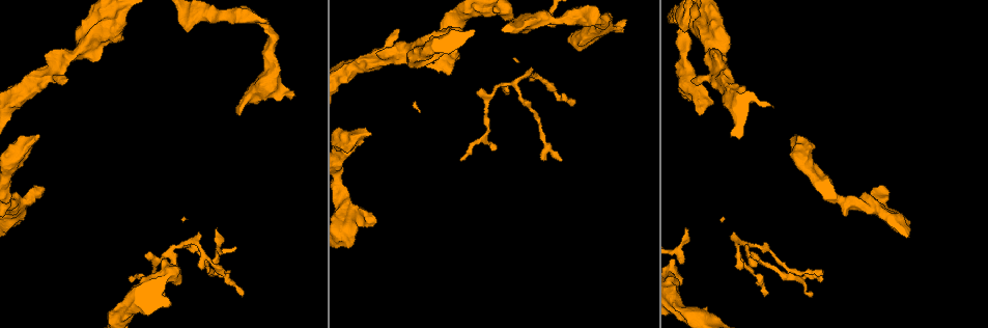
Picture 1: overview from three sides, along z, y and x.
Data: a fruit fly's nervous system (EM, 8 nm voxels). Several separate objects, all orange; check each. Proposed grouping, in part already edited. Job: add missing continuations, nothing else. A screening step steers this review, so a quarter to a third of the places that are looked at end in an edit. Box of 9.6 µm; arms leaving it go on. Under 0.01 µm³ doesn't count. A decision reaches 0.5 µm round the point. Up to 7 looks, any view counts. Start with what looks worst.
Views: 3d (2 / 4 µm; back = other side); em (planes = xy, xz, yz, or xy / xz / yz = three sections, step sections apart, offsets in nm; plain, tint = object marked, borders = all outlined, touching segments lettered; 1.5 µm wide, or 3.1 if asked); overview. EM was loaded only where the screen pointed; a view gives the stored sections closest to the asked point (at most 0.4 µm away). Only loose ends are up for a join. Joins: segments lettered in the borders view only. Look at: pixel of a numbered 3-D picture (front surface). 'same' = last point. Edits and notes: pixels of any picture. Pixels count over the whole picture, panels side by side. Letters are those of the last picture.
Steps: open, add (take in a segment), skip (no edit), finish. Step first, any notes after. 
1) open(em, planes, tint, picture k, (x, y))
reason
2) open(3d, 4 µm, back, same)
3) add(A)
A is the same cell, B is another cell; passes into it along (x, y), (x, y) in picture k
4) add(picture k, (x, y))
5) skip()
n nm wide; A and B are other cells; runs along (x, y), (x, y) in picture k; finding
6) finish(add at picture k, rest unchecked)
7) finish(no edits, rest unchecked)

open(3d, 4 µm, picture 1, (293, 95))
free end

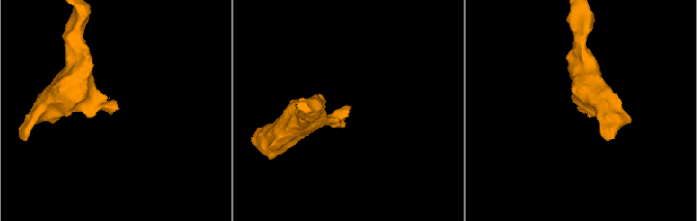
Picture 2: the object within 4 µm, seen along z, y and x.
open(em, planes, borders, picture 2, (348, 108))

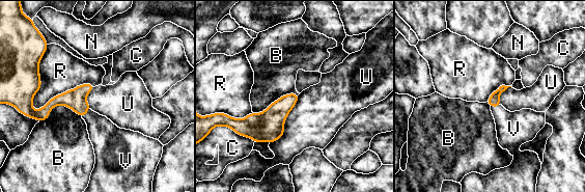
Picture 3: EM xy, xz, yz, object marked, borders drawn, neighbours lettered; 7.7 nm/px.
add(V)
R touches over 500 nm; V is the same cell, B, C, N, R and U are other cells; passes into it along (493, 101), (496, 106), (513, 129) in picture 3; the neuron continues

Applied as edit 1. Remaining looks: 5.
open(em, planes, borders, picture 1, (508, 19))
thick end

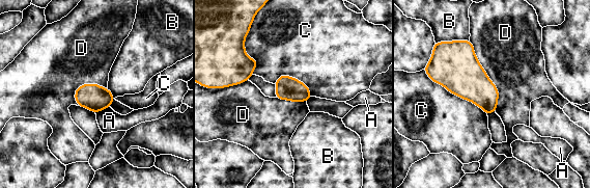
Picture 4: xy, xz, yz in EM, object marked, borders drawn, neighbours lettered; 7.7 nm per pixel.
skip()
A, B, C and D are other cells; border along (469, 39), (498, 90), (496, 111) in picture 4; no lettered segment goes on from it

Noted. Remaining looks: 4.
open(em, planes, borders, picture 1, (228, 271))
thin end

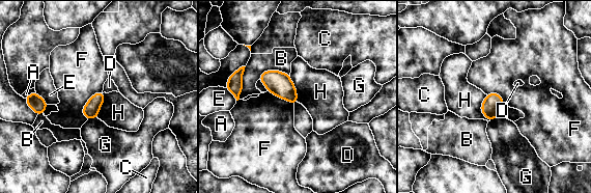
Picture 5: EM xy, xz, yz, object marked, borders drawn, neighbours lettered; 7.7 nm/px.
skip()
130 nm wide; A, B, C, D, E, F, G and H are other cells; border along (102, 91), (85, 104), (87, 119) in picture 5; none of them fits

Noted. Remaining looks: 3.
finish(add at picture 3, rest unchecked)

